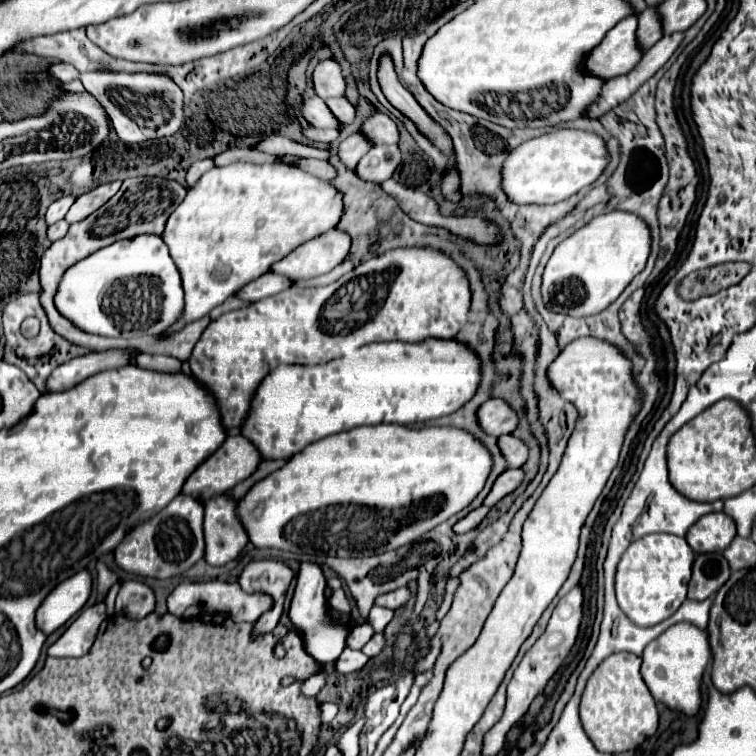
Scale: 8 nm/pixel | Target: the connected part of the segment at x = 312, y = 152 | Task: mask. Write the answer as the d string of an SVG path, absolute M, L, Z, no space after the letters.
M267 137L257 145L257 149L273 155L297 155L297 157L319 157L319 159L329 157L325 149L313 149L313 147L289 141L287 137Z

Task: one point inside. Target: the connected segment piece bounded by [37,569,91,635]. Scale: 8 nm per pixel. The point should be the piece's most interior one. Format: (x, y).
(63, 602)

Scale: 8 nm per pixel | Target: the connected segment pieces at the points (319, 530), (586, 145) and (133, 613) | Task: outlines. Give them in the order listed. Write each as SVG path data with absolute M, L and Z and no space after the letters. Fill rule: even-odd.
M355 427L307 445L281 469L257 481L237 507L255 547L301 555L323 551L329 557L369 557L413 543L467 507L483 489L489 471L489 451L463 429ZM257 503L265 503L261 519L251 517Z
M557 129L525 141L519 149L513 149L507 155L501 173L501 189L507 199L517 205L551 205L569 199L583 187L589 187L607 163L609 155L601 137L577 129Z
M136 579L121 583L115 613L121 613L129 619L143 619L155 609L155 595L144 582Z

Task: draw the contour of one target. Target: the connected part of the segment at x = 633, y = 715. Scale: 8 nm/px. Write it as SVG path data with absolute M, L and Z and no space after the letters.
M613 653L589 677L585 691L581 695L579 715L583 729L597 751L609 755L631 751L637 749L647 737L651 737L657 731L657 705L645 681L641 679L639 667L641 659L637 655Z

